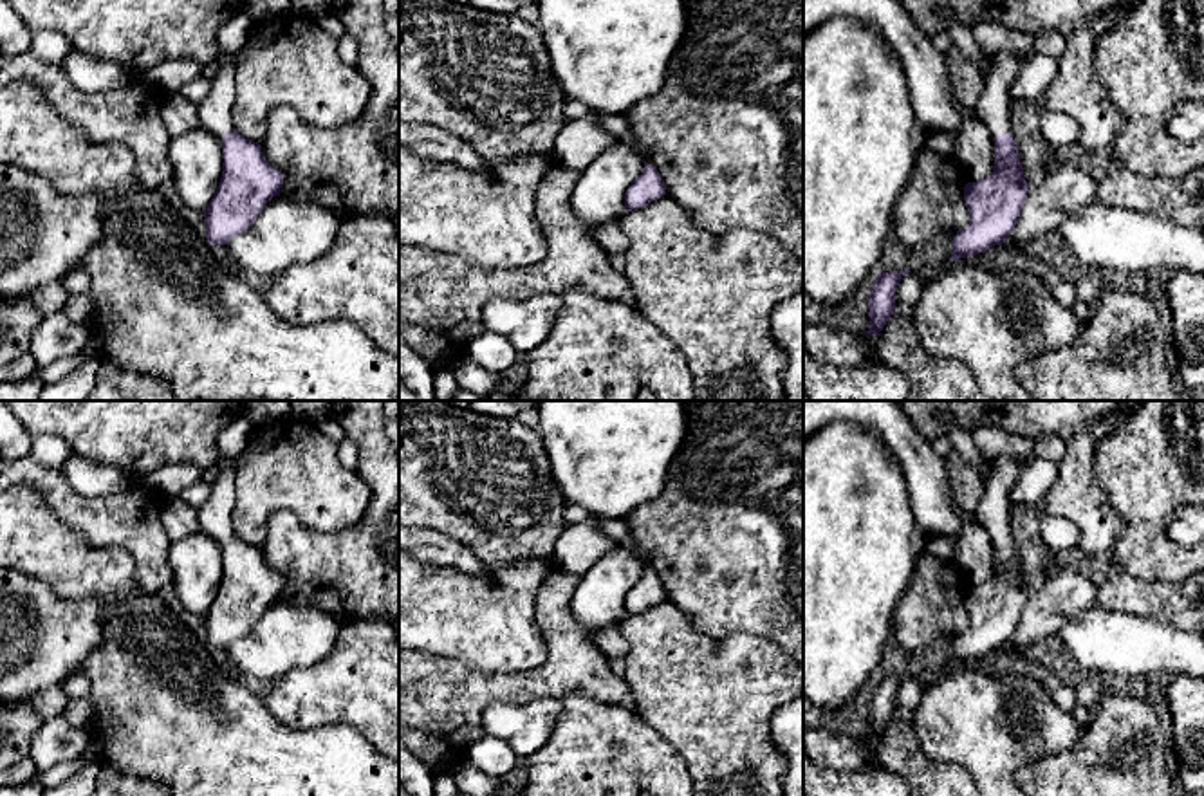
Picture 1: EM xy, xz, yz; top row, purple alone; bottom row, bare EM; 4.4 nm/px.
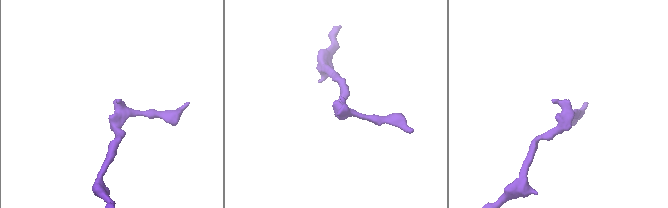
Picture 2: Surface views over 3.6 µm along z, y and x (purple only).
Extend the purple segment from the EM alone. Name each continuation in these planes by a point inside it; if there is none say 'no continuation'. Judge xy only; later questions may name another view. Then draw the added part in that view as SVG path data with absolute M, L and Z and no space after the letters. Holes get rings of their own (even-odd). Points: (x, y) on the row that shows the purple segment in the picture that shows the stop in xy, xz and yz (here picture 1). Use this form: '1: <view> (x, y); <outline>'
1: xy (215, 111); M218 54L213 87L199 105L200 125L222 139L233 128L233 103L236 99L235 54Z

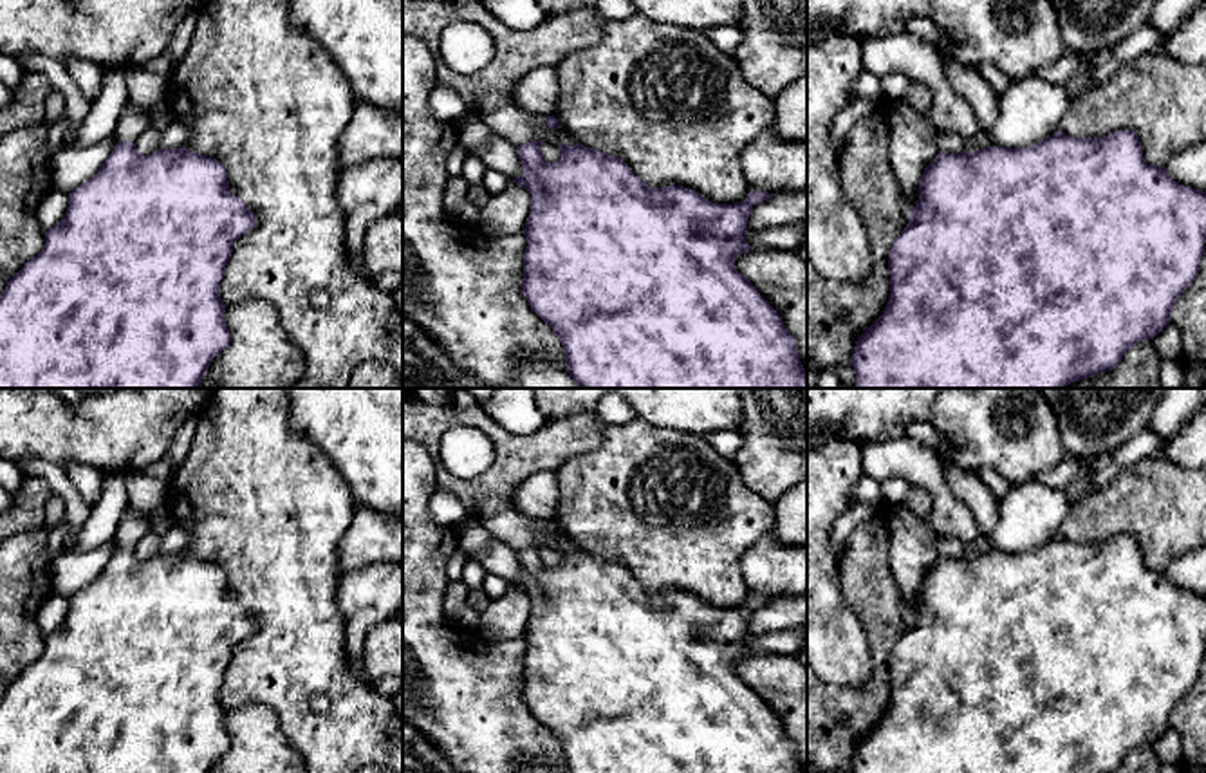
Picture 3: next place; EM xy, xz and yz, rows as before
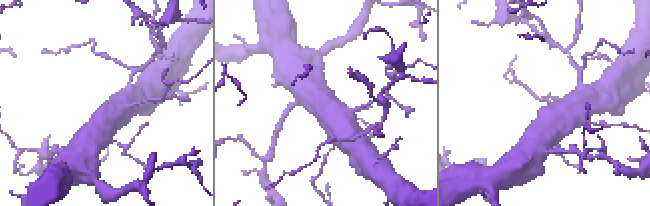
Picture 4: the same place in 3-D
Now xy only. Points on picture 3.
1: xy (132, 121); M126 103L117 126L116 135L134 143L141 132L144 132L150 126L152 110L144 112L134 107L132 103Z

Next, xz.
no continuation

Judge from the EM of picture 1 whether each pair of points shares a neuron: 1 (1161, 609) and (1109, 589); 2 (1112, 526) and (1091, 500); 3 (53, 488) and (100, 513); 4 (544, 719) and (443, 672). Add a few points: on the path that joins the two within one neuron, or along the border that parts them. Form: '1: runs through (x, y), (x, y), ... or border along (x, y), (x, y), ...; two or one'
1: runs through (1148, 600), (1121, 592); one
2: runs through (1107, 520), (1094, 506); one
3: runs through (64, 499), (76, 511), (89, 513); one
4: border along (553, 695), (490, 704), (482, 731); two

